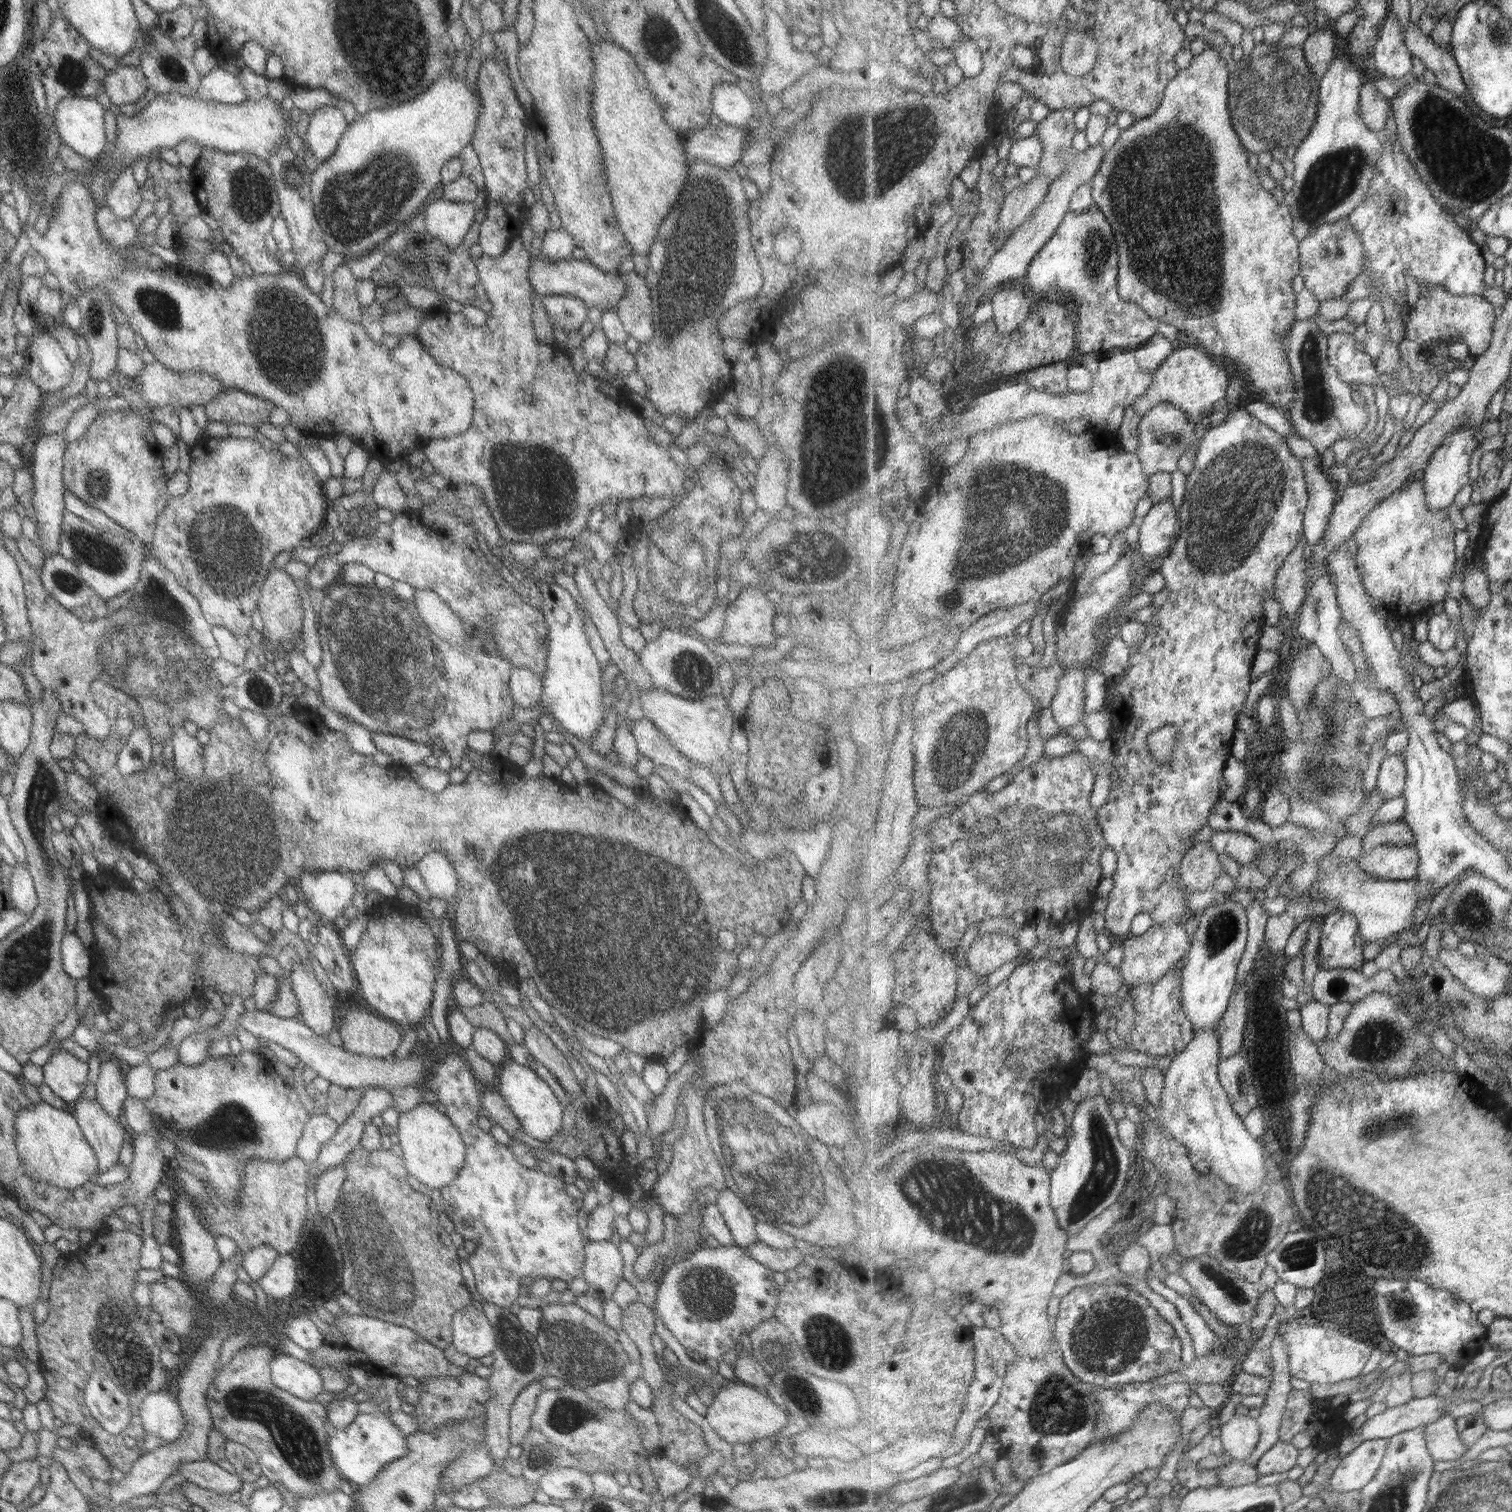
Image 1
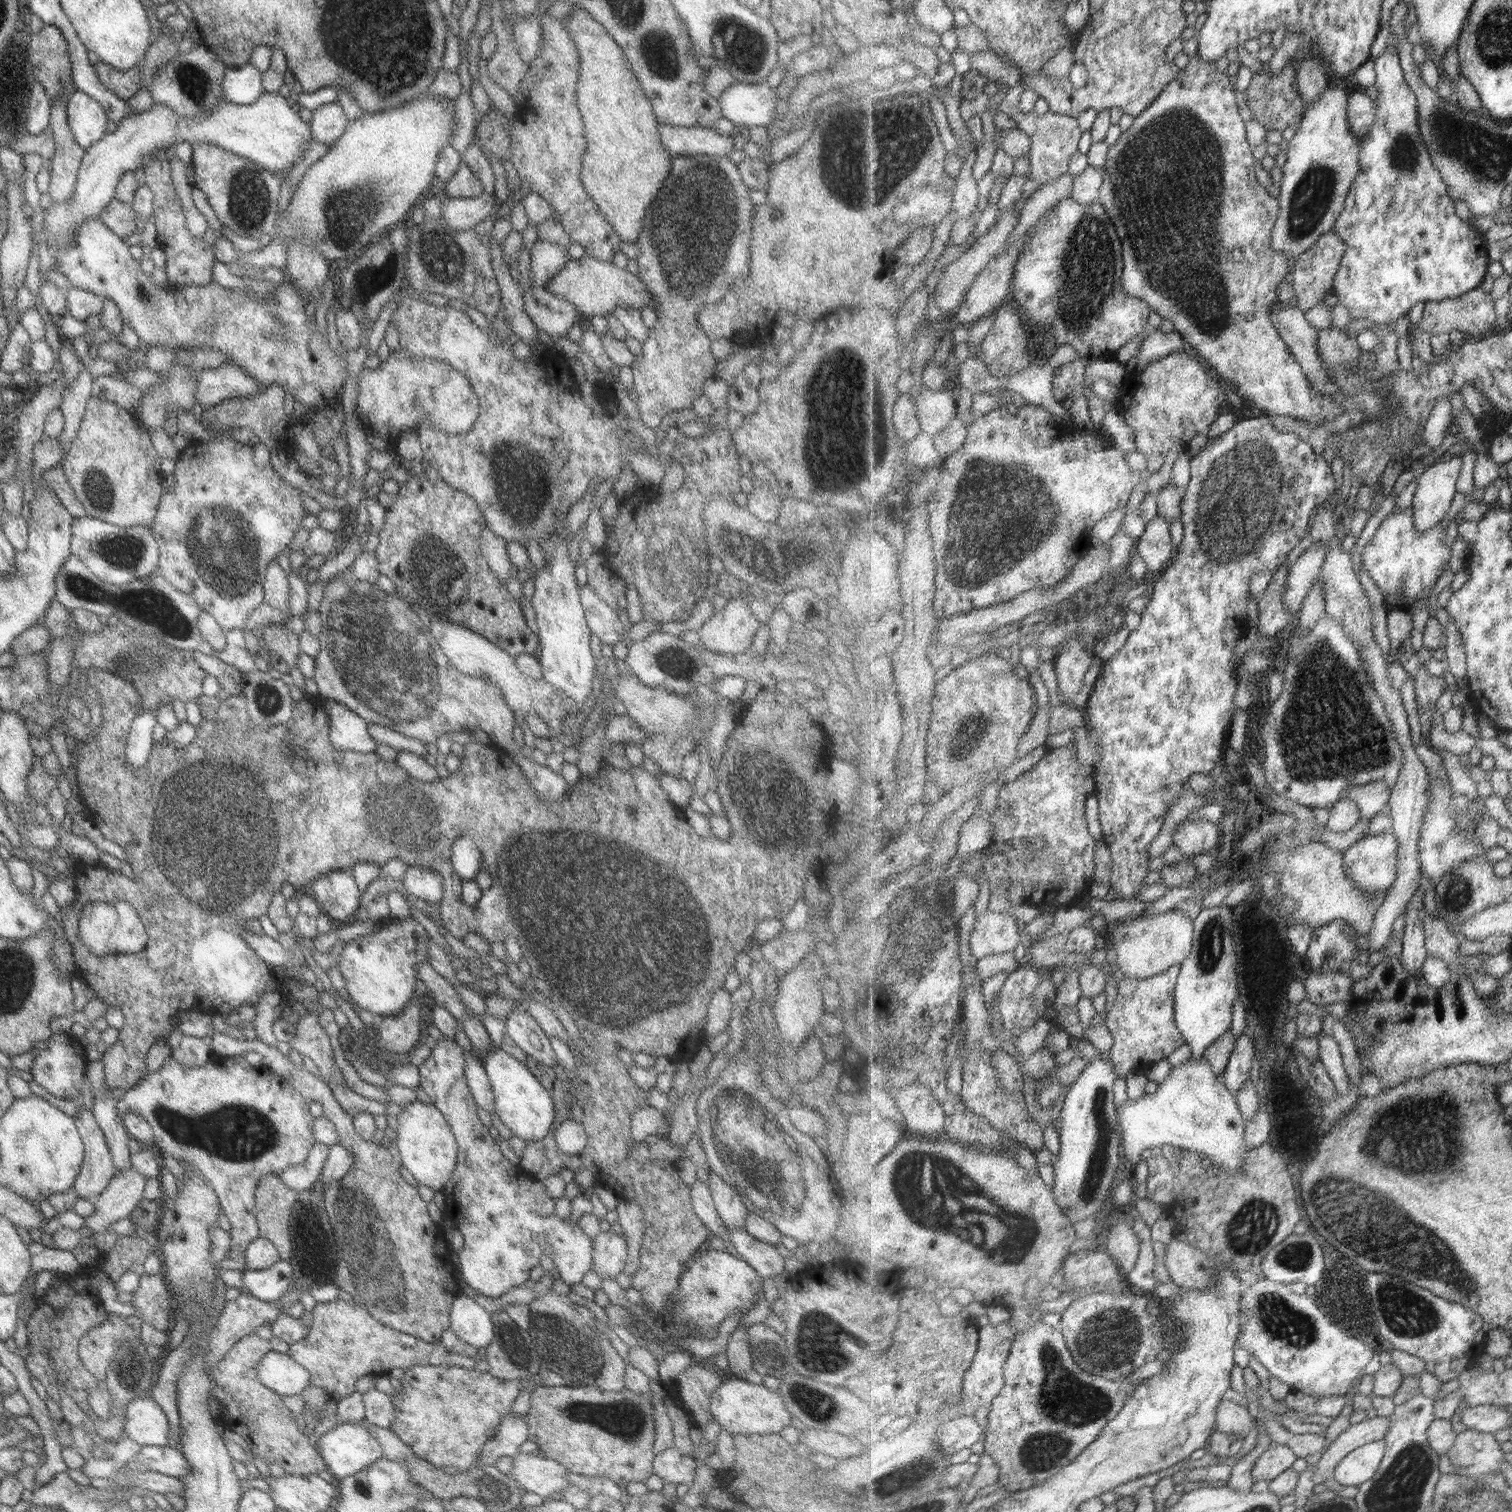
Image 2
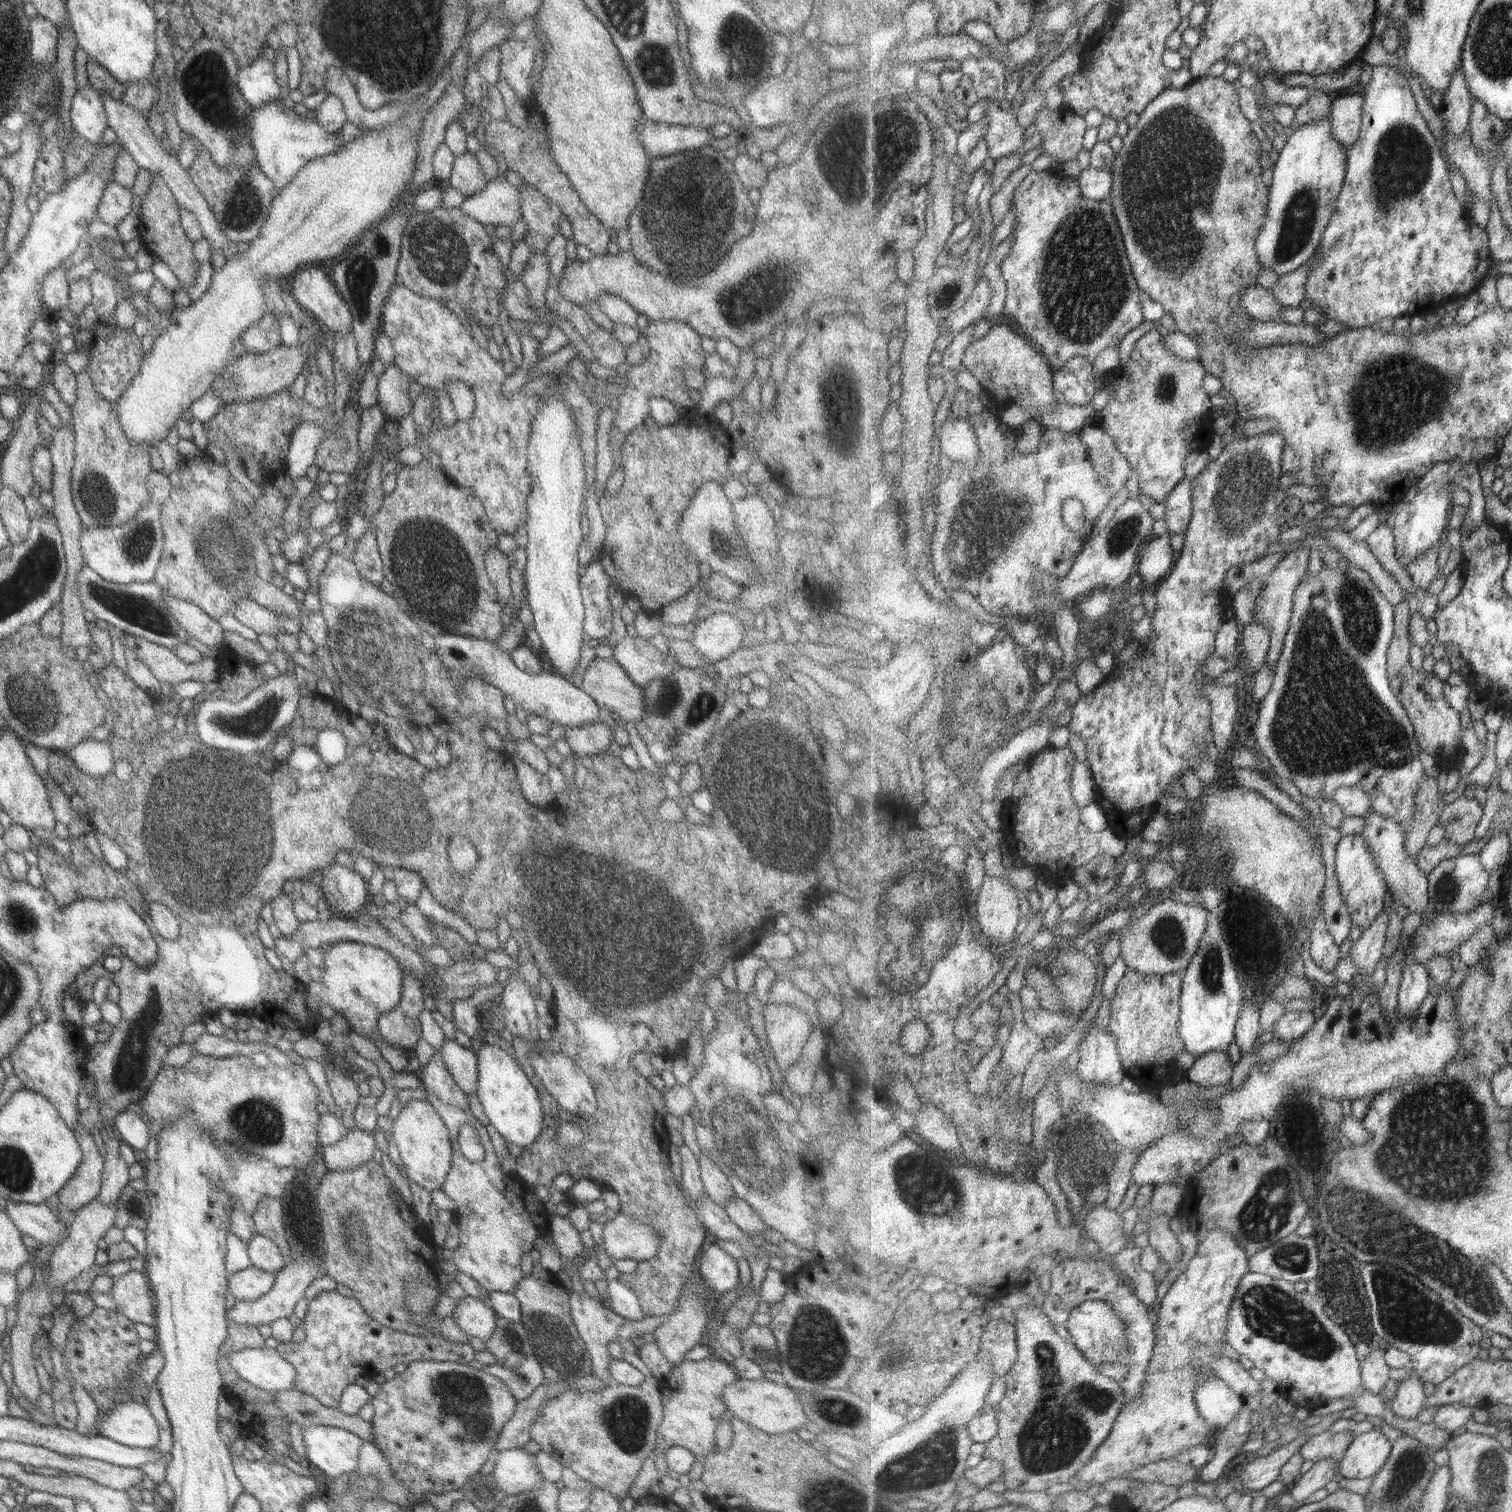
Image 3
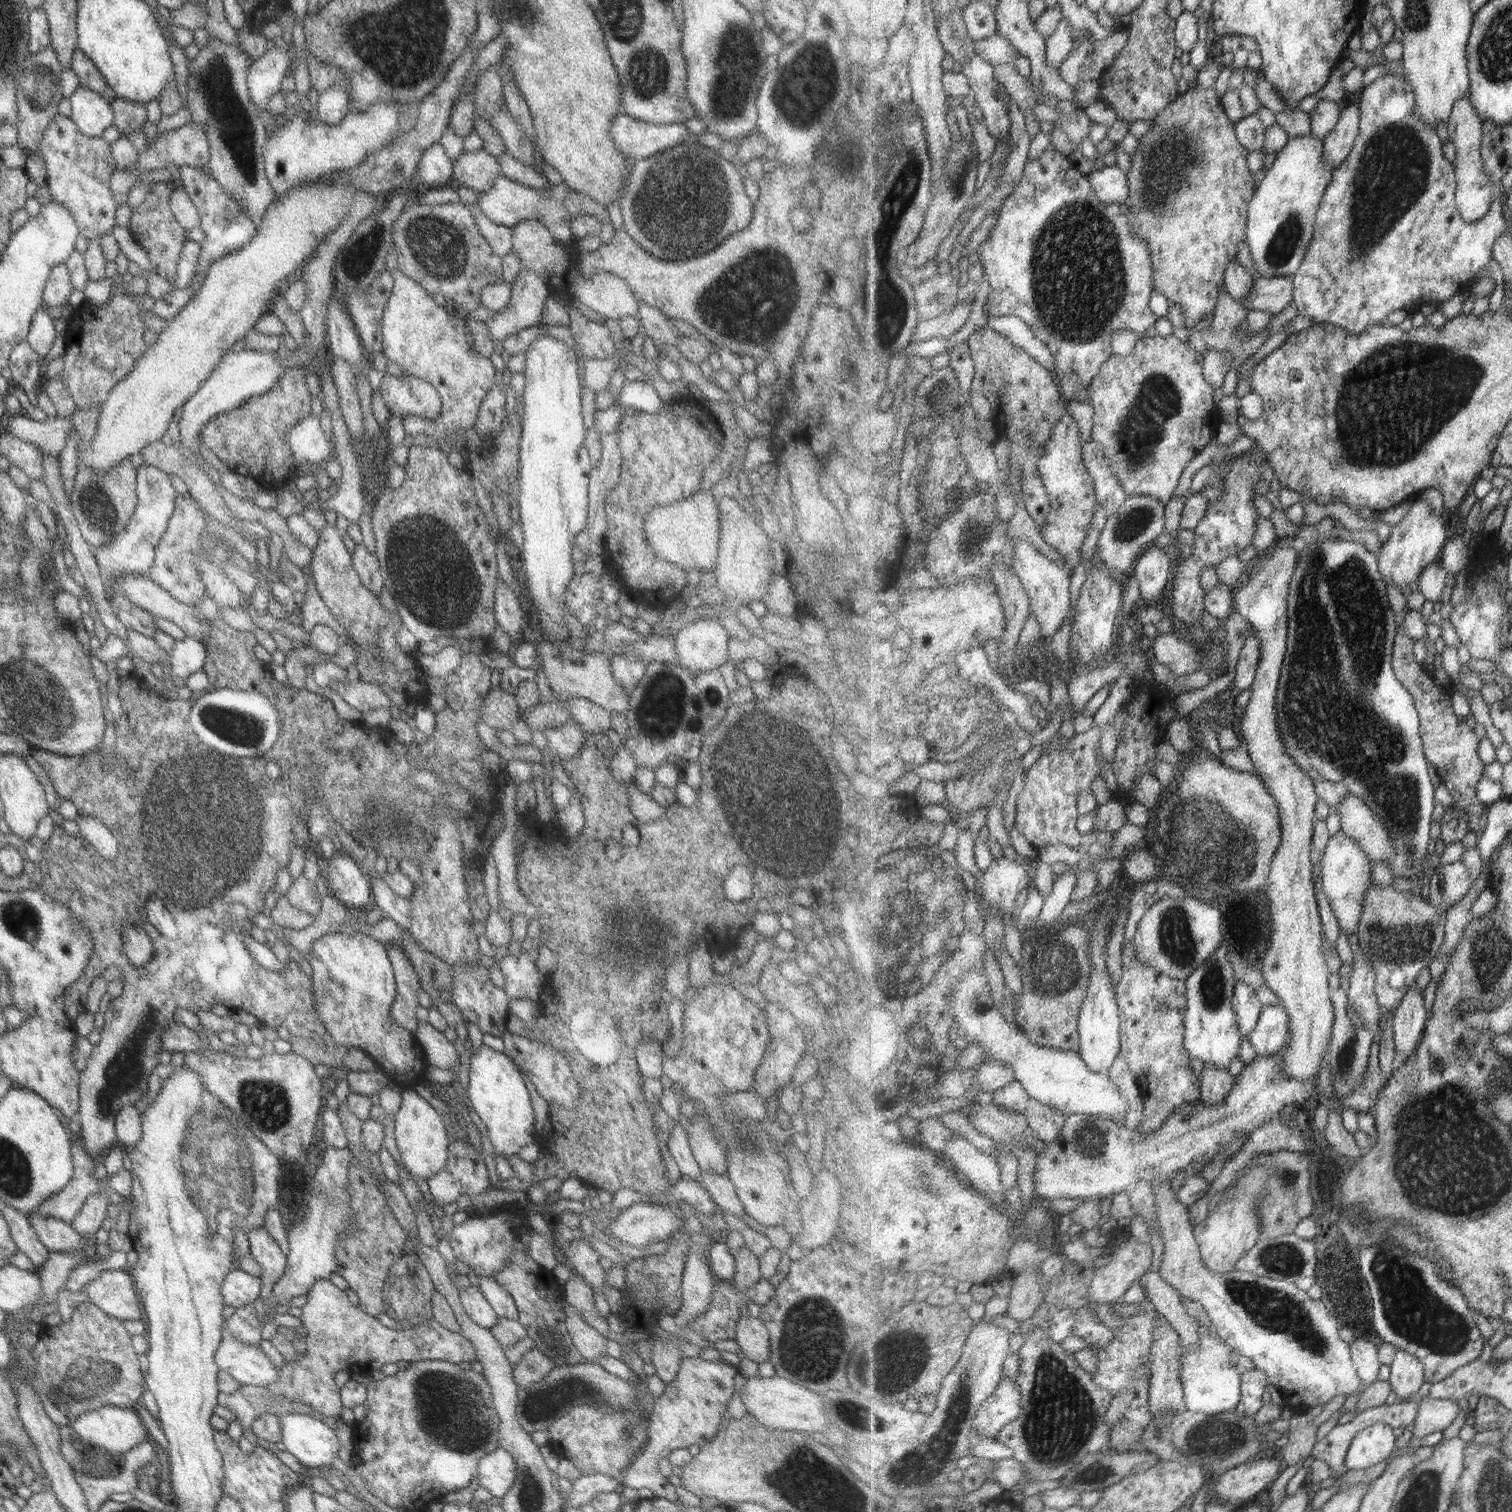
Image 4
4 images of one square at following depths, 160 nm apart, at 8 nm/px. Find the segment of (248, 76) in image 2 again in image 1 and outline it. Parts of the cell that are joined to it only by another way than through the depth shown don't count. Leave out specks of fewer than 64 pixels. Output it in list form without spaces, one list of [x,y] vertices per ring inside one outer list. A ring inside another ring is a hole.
[[[220,67],[201,75],[194,97],[203,102],[239,104],[246,99],[244,86],[235,74]]]

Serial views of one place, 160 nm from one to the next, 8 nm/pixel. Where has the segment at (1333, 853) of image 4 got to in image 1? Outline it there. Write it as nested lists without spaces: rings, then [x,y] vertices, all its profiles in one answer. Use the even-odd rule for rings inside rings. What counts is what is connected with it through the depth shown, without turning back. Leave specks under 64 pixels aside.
[[[1380,844],[1370,853],[1361,851],[1360,867],[1379,880],[1414,880],[1421,857],[1414,845]]]

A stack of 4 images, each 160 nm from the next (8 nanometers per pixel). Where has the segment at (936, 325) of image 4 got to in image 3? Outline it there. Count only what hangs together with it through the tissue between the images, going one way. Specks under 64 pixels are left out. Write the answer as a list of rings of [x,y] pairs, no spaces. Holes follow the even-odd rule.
[[[981,276],[971,296],[967,299],[966,305],[952,312],[941,323],[942,328],[948,329],[955,335],[981,321],[991,306],[993,293],[989,279]]]

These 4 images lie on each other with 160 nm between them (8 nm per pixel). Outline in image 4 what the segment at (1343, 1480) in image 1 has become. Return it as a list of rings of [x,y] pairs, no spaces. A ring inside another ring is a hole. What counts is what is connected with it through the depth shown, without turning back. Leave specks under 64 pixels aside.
[[[1377,1423],[1363,1430],[1348,1450],[1346,1465],[1353,1472],[1363,1472],[1389,1458],[1397,1444],[1395,1430],[1389,1424]]]

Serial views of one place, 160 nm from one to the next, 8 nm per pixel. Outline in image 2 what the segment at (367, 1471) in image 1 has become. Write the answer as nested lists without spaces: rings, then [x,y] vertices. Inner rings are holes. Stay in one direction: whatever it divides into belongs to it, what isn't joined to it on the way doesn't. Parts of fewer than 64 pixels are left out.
[[[364,1422],[337,1423],[316,1442],[316,1450],[326,1469],[336,1479],[351,1476],[380,1459],[381,1448]]]

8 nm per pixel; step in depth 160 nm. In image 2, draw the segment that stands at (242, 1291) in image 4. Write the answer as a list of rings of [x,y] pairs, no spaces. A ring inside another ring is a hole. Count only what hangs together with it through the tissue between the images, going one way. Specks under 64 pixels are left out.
[[[277,1259],[271,1266],[259,1270],[242,1270],[243,1288],[263,1302],[277,1300],[292,1284],[289,1260]]]

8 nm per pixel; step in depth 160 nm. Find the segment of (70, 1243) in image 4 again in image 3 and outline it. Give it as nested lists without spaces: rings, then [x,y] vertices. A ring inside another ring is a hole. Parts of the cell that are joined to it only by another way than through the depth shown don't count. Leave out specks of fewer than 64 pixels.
[[[4,1199],[4,1211],[21,1235],[41,1245],[57,1243],[58,1238],[63,1238],[55,1212],[46,1202],[27,1204]]]

